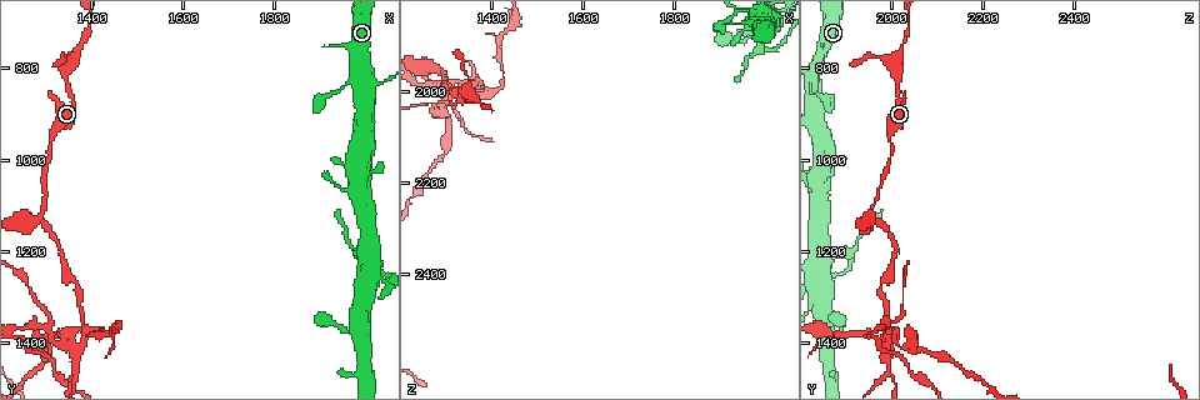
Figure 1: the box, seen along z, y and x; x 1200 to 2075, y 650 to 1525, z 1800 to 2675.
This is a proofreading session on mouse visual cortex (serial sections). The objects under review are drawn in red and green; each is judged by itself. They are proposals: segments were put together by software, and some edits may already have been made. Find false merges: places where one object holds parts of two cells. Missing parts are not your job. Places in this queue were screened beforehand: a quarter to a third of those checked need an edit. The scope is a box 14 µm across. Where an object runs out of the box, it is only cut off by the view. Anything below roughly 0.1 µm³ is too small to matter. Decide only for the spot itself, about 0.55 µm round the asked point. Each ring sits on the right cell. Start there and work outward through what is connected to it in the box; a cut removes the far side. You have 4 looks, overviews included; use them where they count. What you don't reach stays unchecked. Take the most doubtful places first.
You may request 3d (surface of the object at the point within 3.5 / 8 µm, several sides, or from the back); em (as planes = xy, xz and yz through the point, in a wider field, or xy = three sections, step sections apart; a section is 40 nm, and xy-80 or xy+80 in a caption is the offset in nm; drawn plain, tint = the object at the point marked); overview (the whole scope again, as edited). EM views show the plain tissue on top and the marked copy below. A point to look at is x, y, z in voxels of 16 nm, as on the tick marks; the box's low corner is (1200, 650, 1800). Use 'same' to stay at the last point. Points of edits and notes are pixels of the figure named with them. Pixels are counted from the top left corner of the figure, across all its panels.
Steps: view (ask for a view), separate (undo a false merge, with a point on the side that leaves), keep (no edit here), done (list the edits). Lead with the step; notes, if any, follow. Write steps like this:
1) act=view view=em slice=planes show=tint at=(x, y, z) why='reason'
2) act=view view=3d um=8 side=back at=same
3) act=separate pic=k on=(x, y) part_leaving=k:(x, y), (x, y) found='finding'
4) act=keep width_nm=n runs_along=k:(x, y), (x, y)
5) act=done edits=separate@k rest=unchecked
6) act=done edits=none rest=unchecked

act=view view=3d um=3.5 at=(1315, 955, 2000) why='sudden change in width'

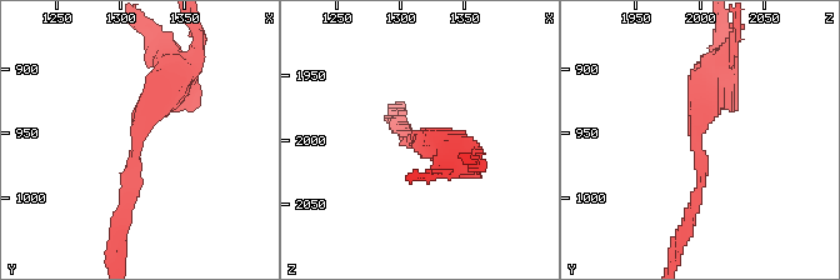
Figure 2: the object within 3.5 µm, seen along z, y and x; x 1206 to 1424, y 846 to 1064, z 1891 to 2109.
act=view view=em slice=xy step=2 show=tint at=(1312, 958, 2000)

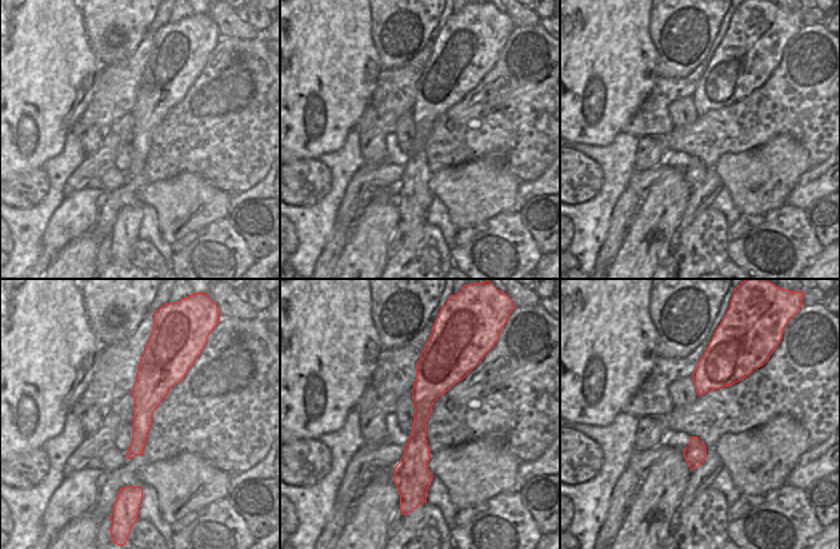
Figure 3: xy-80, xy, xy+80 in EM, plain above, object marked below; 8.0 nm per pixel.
act=keep runs_along=2:(179, 74), (136, 128), (121, 220) found='continuous, no second cell'

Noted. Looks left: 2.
act=view view=3d um=8 at=(1345, 810, 2010) why='calibre changes'

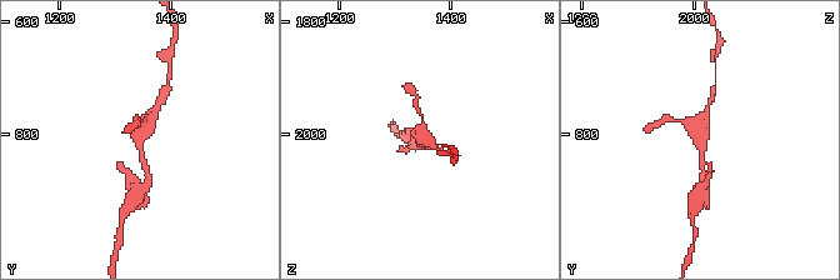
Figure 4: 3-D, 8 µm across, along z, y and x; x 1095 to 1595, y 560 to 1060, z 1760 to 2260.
act=view view=em slice=xy step=2 show=tint at=(1345, 810, 2010) why='now the EM'

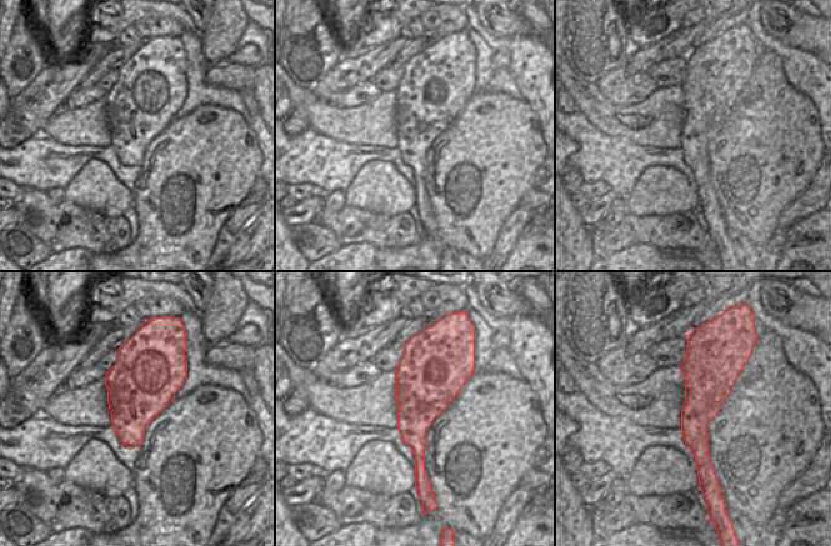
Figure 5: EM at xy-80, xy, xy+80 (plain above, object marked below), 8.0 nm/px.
act=keep runs_along=4:(148, 170), (140, 135), (156, 108) found='continuous, no second cell'

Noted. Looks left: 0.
act=done edits=none rest=unchecked

